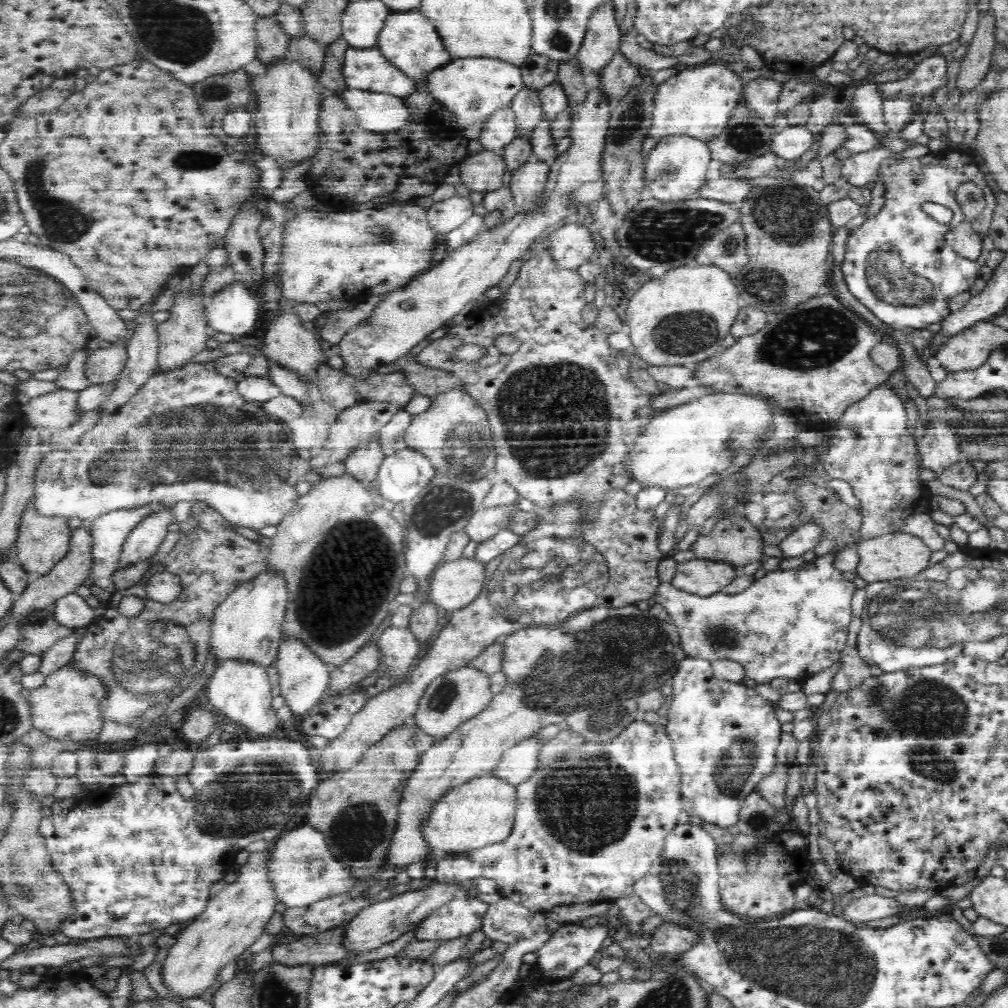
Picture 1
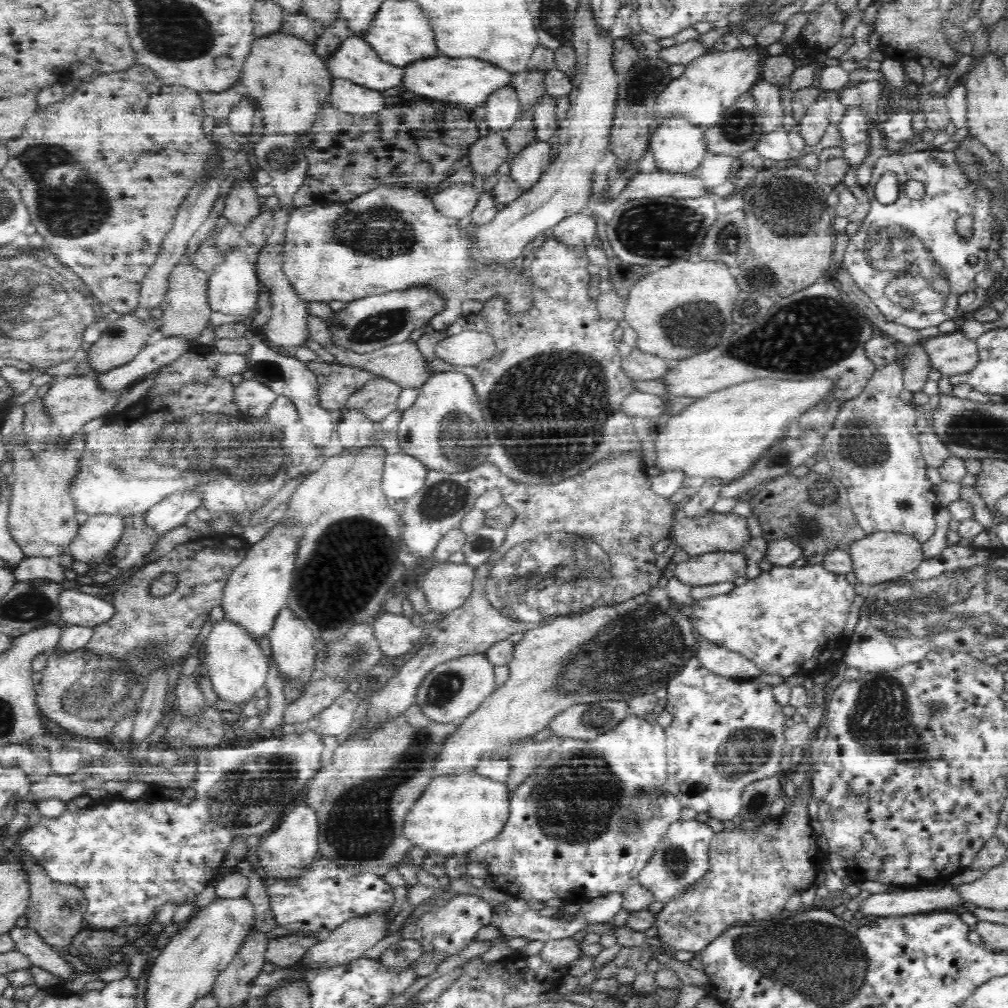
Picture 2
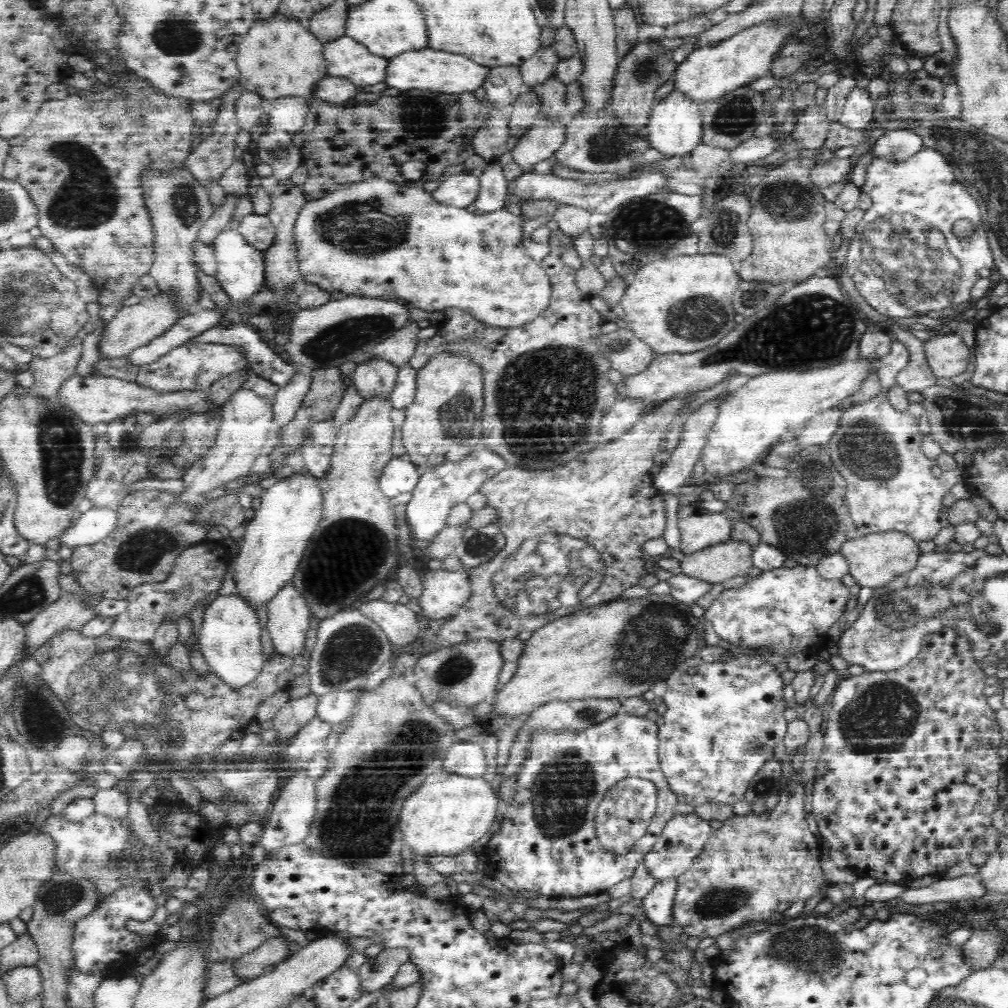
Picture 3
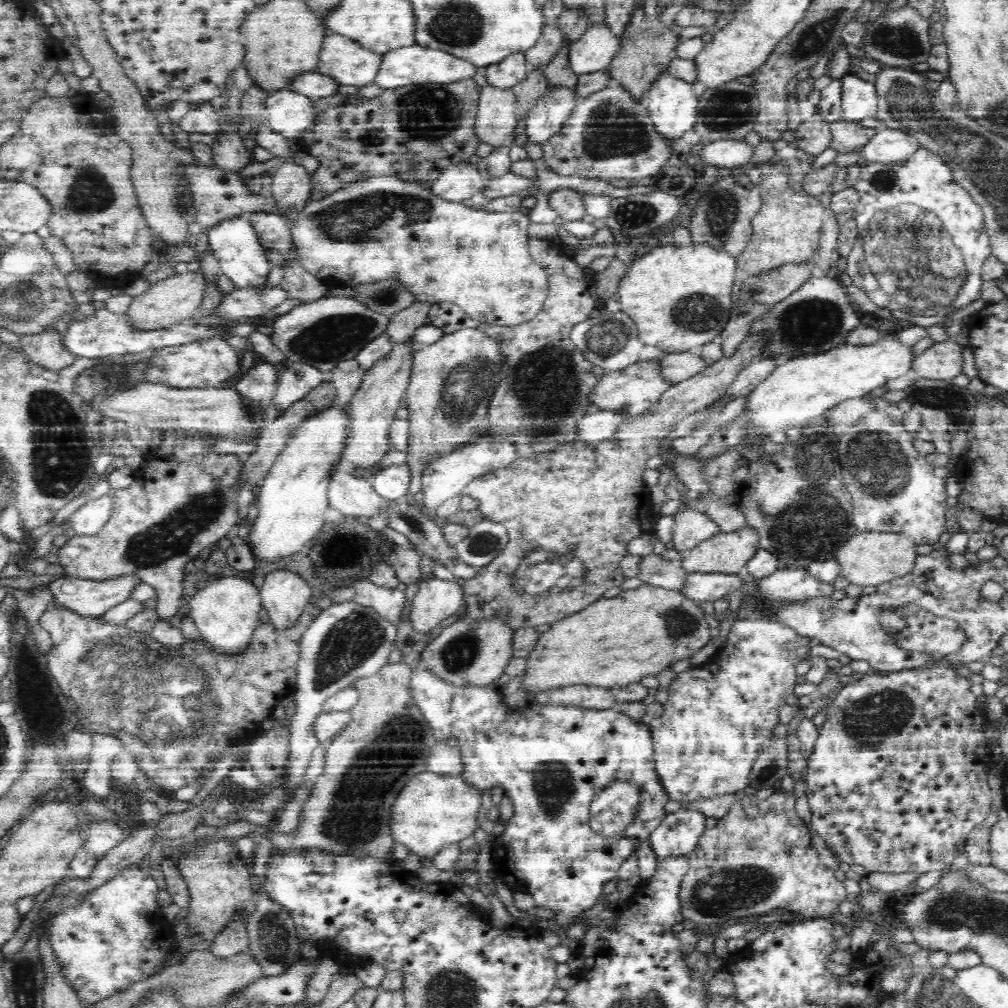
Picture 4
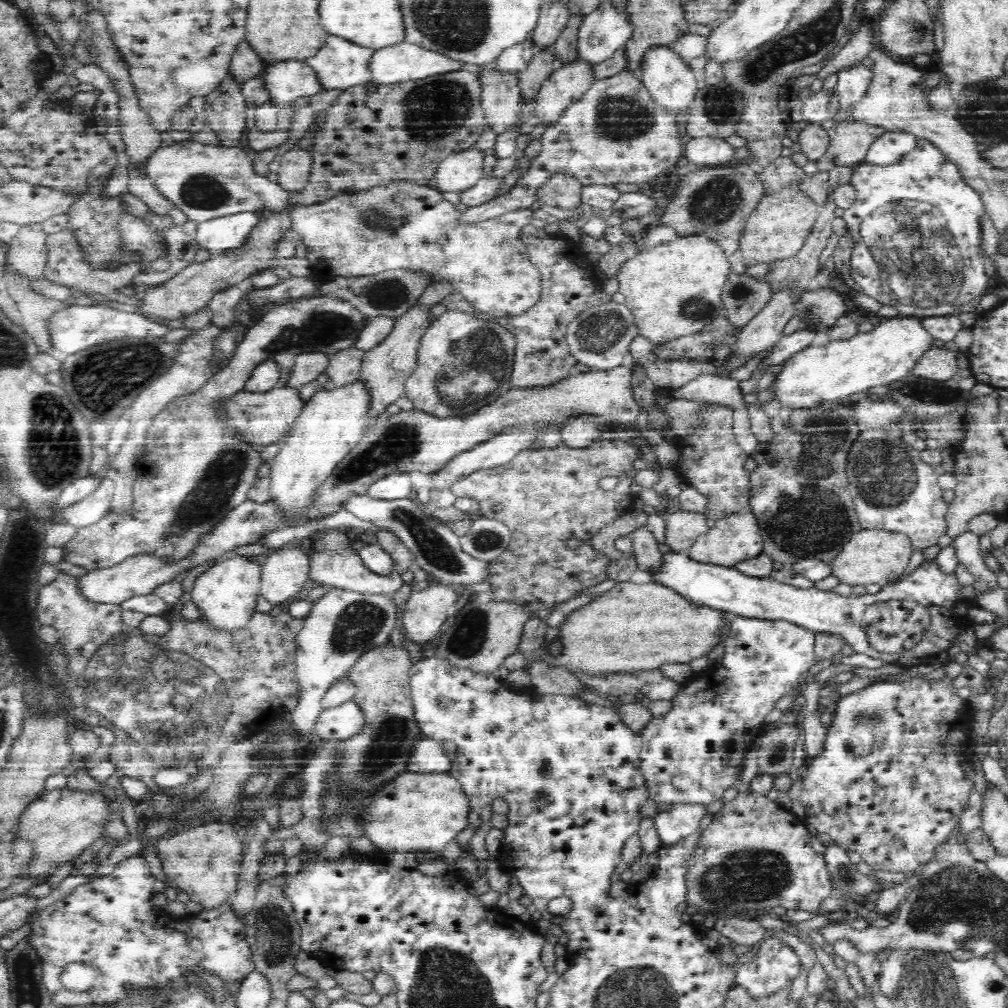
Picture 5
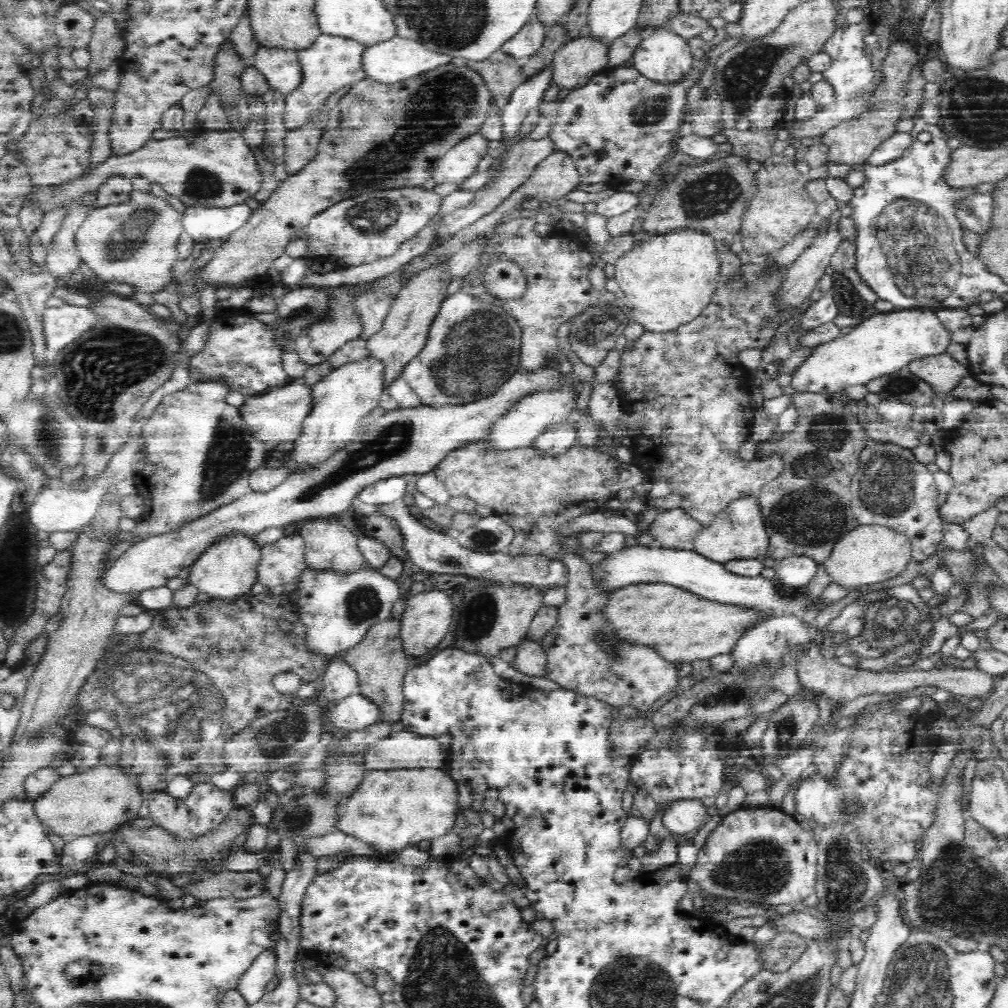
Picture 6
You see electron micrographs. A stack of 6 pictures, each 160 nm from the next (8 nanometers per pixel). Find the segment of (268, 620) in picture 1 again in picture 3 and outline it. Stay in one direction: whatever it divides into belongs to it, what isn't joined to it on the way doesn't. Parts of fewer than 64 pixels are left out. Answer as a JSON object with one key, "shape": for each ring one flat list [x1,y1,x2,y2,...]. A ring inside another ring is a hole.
{"shape":[[302,474,274,484,272,488,261,494,255,503,260,506,260,510,256,510,256,515,245,525,246,531,241,542,240,553,235,560,233,574,235,588,240,590,240,595,244,599,252,603,254,609,270,602,275,592,294,577,294,572,301,564,309,541,313,538,318,524,323,520,324,494,318,488,314,476]]}

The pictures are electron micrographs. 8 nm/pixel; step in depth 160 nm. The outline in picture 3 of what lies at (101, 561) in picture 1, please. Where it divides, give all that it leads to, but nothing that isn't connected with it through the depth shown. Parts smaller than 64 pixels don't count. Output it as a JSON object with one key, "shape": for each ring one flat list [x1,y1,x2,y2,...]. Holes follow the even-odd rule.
{"shape":[[93,506,73,522,59,537,59,542,73,550,78,546,94,545,110,536,116,524,116,510,106,506]]}

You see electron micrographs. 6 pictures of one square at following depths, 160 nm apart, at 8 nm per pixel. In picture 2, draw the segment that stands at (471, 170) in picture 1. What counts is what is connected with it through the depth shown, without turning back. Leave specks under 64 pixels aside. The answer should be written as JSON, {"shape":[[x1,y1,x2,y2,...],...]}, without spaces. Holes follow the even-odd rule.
{"shape":[[489,132,479,139,469,151,469,166,475,178,490,178,498,174,498,168,507,159,508,148,505,132]]}

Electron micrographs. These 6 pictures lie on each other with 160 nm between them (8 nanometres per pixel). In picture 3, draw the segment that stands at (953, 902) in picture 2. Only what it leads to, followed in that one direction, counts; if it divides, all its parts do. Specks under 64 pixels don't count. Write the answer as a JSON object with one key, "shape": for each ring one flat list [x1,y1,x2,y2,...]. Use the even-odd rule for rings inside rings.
{"shape":[[979,873,956,878,941,876,929,886,917,889,906,888,900,900,904,904,932,904,932,902,953,902,970,900,983,896,987,890,981,885]]}

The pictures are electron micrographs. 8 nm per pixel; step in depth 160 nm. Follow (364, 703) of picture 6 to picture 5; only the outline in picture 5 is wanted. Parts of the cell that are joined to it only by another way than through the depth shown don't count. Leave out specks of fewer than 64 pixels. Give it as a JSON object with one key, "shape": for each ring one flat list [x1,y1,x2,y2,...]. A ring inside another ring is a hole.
{"shape":[[350,699,338,706,320,710,314,730,323,740,345,741,360,734,365,724,365,711]]}

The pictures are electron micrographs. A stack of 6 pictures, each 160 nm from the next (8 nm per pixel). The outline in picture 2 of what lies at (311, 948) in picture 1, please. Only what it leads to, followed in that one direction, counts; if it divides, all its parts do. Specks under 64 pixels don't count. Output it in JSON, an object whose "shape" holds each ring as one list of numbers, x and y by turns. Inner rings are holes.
{"shape":[[293,934,278,936,267,944,263,960,276,965,276,968,292,966,310,950,311,946,318,943,318,937,311,935,297,936]]}

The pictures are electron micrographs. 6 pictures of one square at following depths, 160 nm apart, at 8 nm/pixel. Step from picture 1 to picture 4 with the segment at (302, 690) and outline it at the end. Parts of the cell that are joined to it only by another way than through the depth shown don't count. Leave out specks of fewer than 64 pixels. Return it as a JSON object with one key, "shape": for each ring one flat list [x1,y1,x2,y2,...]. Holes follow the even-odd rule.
{"shape":[[272,566,270,574,264,576,259,589,261,603,269,614,270,622,278,627,288,627,298,619,302,606,305,606,312,594,306,580,286,568]]}

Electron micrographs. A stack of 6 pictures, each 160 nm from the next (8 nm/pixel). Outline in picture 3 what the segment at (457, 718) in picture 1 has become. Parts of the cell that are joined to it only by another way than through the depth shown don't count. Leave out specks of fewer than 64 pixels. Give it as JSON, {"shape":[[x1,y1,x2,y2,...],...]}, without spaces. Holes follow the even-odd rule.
{"shape":[[474,639,466,640,460,644,440,645,435,650,428,651,420,659,417,660,412,675,414,683,418,687,424,701,429,705,438,697,446,699,446,701,458,703,458,705,474,705,482,703,484,700,490,699,498,690,499,674,501,673,502,665,505,664,505,659,500,654,499,640,490,639]]}

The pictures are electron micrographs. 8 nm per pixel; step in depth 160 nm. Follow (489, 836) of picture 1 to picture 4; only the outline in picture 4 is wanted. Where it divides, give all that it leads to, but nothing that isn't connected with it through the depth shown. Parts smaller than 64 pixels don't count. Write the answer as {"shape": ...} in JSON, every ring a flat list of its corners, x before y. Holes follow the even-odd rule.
{"shape":[[422,772,410,778,402,792,398,792,394,802,390,806,390,818,387,819,387,828,390,829,390,840,404,844,410,853,420,857,434,857,440,852,444,844,448,842,459,842,462,838,473,834,477,828,478,821,482,818,480,812,481,794,470,788,462,781,458,775,435,774,432,772]]}

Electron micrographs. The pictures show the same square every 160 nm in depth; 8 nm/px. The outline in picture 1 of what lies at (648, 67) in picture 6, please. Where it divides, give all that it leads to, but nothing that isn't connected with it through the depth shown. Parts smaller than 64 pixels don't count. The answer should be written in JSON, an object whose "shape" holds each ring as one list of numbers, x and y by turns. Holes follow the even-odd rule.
{"shape":[[674,134,658,140,645,164,645,185,650,188,652,198,662,202,685,202,690,194,696,194,704,184,711,162,709,142,688,134]]}

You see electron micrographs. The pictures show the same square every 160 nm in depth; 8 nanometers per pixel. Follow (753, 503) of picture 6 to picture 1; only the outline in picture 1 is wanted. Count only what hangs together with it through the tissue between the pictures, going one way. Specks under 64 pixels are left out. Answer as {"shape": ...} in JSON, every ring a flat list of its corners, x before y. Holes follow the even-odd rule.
{"shape":[[694,559,678,563,671,584,678,590,698,595,721,592,740,571,733,564,710,559]]}

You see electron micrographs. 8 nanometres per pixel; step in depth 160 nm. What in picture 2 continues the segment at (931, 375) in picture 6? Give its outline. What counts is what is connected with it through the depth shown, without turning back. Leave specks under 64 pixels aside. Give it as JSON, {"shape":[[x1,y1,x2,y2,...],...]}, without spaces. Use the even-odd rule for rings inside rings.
{"shape":[[962,331,939,334,922,342,931,364,943,376,970,372,979,362,978,345]]}

